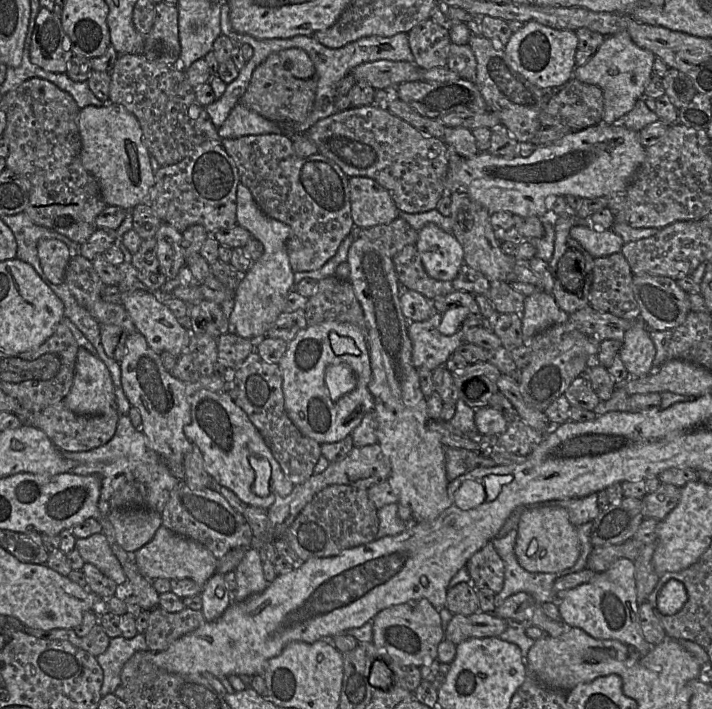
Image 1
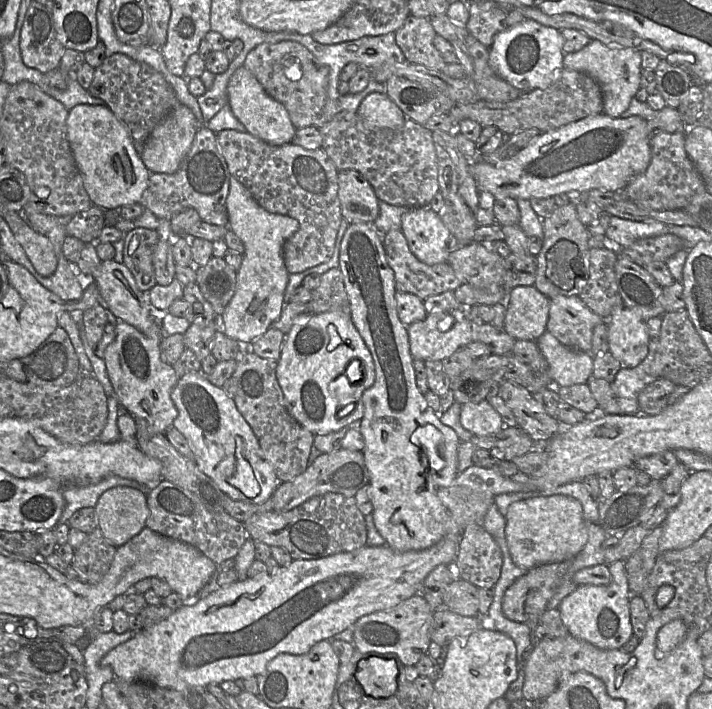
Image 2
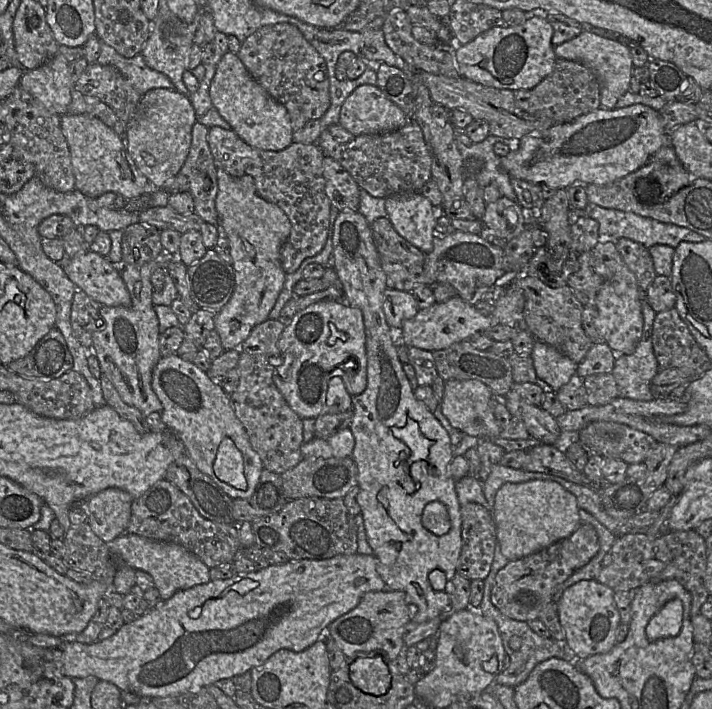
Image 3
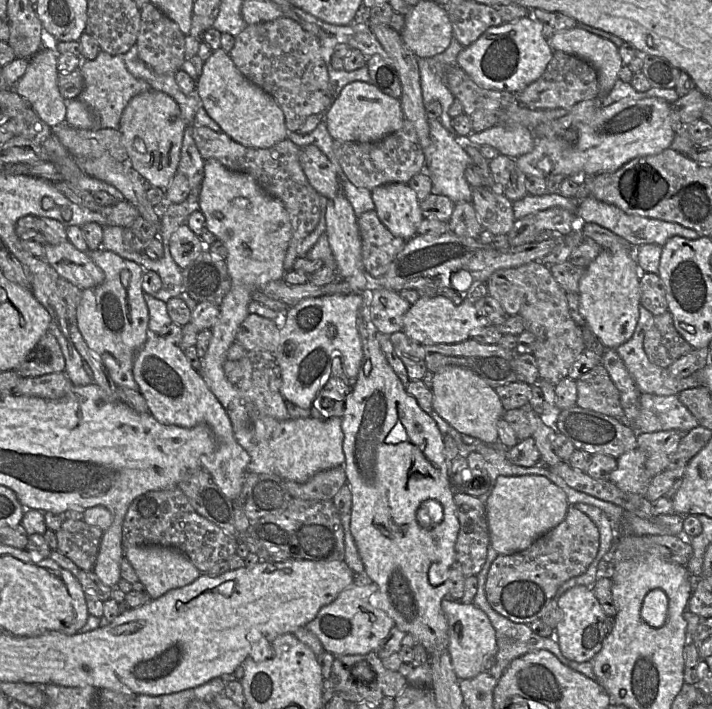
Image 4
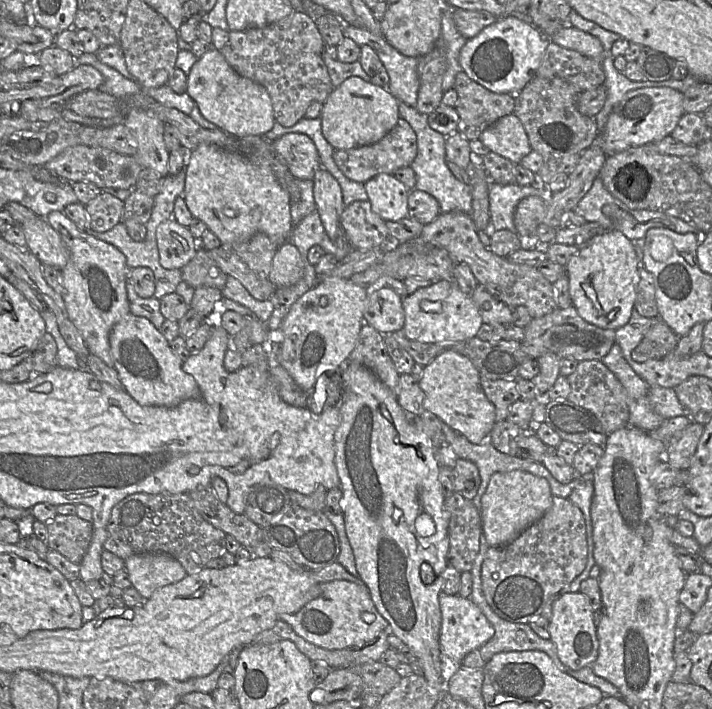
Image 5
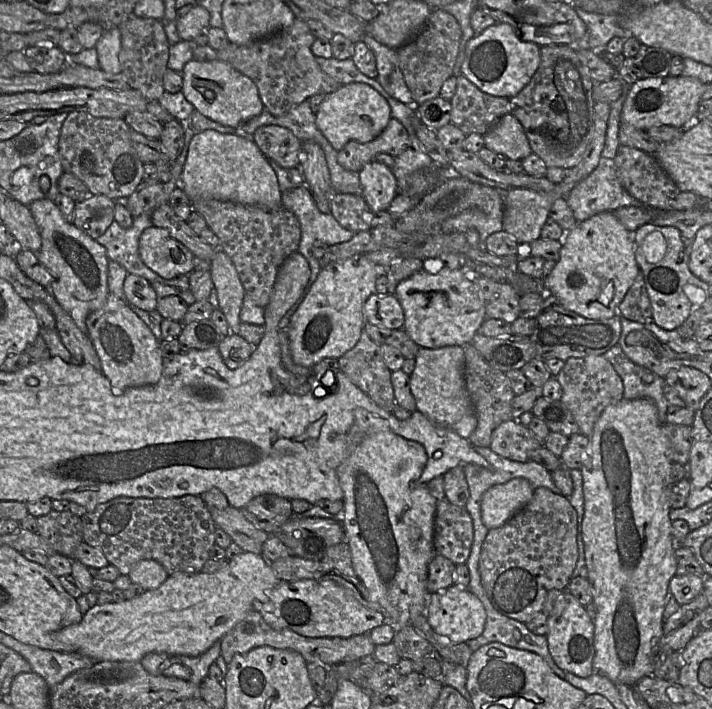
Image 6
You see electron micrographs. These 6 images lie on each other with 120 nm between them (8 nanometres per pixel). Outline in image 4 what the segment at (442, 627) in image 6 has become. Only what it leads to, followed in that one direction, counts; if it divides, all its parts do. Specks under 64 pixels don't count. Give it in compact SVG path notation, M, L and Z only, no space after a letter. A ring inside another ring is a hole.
M446 597L441 602L448 621L448 651L455 674L462 679L470 679L487 670L487 663L497 652L497 637L489 617L473 603L463 603Z

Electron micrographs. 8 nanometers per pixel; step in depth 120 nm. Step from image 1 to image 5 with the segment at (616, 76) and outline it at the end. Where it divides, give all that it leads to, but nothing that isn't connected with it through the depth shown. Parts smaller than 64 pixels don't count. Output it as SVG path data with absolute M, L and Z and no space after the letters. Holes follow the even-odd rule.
M564 23L559 31L547 39L559 46L602 61L604 50L600 40L587 32L571 27L570 23Z

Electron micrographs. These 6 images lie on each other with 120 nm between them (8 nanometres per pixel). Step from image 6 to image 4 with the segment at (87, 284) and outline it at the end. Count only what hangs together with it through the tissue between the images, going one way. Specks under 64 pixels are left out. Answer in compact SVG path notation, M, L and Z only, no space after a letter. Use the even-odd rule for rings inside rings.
M66 226L66 234L68 241L79 251L86 252L105 276L99 286L82 290L76 315L77 327L89 348L100 356L115 384L138 390L133 363L149 336L149 310L142 290L143 273L149 270L111 251L90 251L78 226Z

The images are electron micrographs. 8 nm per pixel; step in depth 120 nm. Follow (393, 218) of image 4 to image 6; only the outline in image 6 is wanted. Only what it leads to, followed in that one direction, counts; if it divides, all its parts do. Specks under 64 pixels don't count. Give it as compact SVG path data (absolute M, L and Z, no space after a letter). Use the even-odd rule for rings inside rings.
M374 160L359 171L359 178L362 196L369 208L373 211L387 211L399 193L399 184L391 169Z

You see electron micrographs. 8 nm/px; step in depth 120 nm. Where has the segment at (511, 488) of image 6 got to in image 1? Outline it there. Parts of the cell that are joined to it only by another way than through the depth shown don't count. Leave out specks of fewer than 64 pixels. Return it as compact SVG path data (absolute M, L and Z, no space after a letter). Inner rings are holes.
M543 504L520 507L526 507L519 518L515 543L515 555L520 566L535 573L552 573L572 567L580 557L581 546L577 527L570 522L568 511L563 507Z

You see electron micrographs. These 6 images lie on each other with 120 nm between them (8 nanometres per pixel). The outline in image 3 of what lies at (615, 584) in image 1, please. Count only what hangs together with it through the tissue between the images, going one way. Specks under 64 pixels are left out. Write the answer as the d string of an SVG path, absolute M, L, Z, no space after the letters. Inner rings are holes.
M583 580L567 588L558 600L558 616L566 646L575 653L577 660L606 653L615 646L620 614L614 602L614 593L612 588L596 580Z

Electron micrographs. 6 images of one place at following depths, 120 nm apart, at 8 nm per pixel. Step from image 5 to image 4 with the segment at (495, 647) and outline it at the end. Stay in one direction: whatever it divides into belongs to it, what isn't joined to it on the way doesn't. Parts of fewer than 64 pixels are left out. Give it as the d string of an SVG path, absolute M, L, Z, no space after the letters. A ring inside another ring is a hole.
M490 545L488 548L488 554L486 562L481 569L481 571L476 575L478 579L478 589L473 600L473 604L480 608L482 611L486 613L489 617L493 627L495 628L496 637L497 637L497 652L495 656L488 661L487 663L487 672L489 672L494 678L499 679L509 664L516 658L537 650L548 650L553 653L561 663L568 666L568 660L564 657L559 647L558 642L553 637L542 637L535 633L529 626L529 624L525 623L515 623L508 618L504 617L503 615L499 614L495 611L490 603L487 600L486 592L485 592L485 585L487 581L487 575L490 569L491 564L497 558L499 554L497 551L493 549Z

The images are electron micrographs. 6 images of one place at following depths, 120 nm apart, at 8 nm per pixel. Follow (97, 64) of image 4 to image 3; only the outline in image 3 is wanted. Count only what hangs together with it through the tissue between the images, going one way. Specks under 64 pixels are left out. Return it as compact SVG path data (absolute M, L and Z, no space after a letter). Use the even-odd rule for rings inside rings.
M100 41L100 54L96 63L119 69L133 87L142 94L155 88L174 89L171 80L166 75L149 68L141 54L127 58L102 41Z

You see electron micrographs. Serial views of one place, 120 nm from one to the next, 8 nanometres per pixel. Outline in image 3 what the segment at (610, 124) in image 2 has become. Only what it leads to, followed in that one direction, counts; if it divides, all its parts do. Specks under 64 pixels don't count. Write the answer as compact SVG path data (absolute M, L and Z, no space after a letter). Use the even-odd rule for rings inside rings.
M641 104L612 110L601 107L572 122L557 124L546 131L532 132L523 137L516 150L501 158L501 165L510 177L554 189L567 189L575 184L607 185L647 164L667 142L668 134L663 127L660 112L653 108Z

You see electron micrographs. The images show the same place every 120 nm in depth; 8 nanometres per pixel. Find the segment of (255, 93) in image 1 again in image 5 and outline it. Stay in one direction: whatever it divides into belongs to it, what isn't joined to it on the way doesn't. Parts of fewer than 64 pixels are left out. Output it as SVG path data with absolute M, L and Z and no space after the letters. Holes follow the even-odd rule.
M294 11L286 18L261 28L229 32L229 40L220 52L237 73L267 89L275 120L283 127L291 127L305 116L311 103L324 103L334 89L323 61L323 49L324 40L314 21L306 13Z

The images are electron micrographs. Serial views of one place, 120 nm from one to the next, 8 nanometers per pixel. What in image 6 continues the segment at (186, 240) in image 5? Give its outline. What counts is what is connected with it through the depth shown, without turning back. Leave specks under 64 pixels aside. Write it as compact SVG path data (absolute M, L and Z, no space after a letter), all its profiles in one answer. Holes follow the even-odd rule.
M151 226L142 232L139 255L146 266L165 279L194 270L194 254L165 228Z

